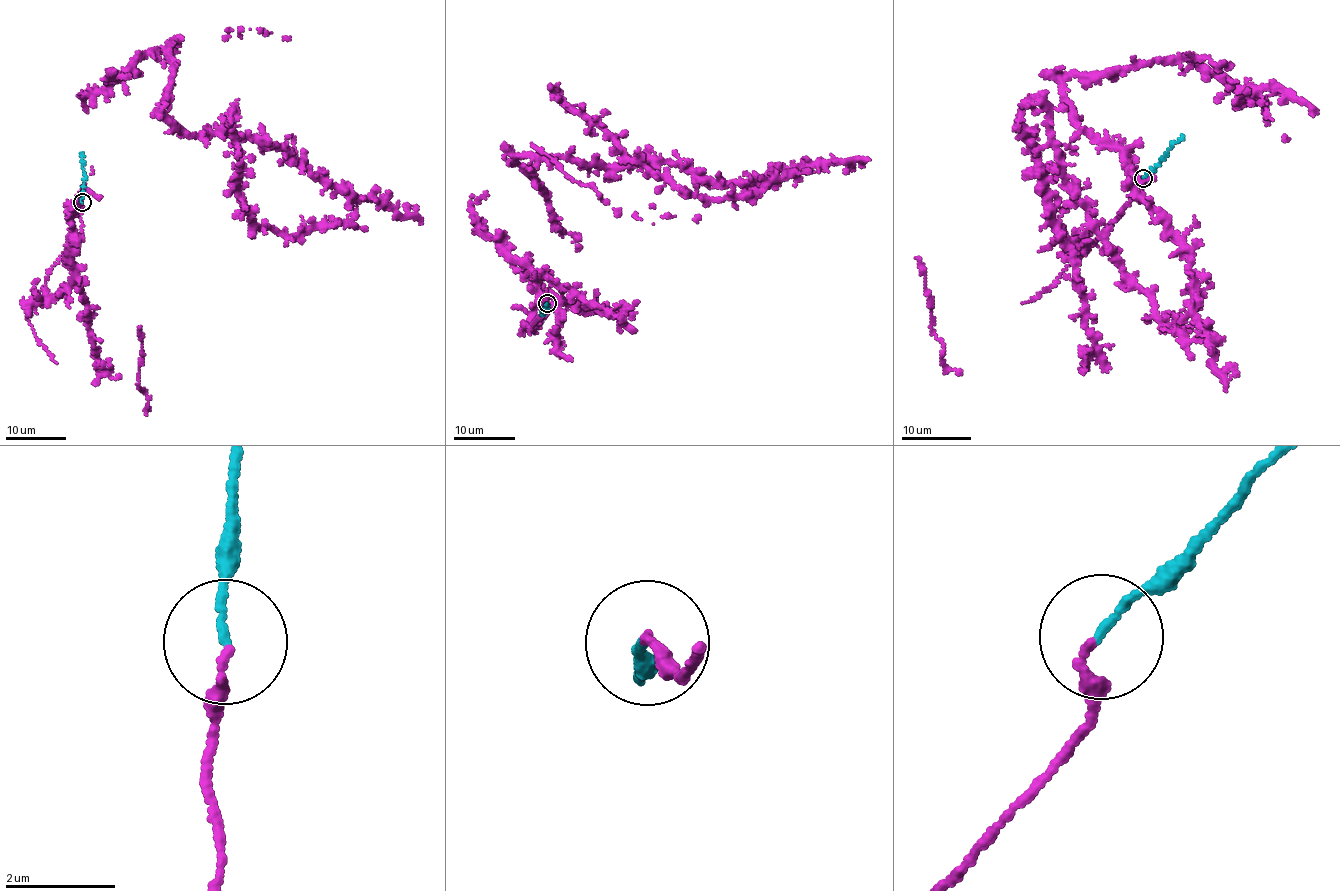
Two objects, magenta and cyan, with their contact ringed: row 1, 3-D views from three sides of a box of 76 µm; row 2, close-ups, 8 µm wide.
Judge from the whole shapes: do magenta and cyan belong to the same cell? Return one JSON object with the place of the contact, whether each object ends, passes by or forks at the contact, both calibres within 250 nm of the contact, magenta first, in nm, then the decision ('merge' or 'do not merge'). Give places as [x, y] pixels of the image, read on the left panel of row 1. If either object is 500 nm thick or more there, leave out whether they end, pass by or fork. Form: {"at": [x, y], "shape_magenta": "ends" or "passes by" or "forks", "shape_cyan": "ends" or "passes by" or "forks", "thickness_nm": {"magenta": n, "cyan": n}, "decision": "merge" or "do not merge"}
{"at": [82, 202], "shape_magenta": "ends", "shape_cyan": "ends", "thickness_nm": {"magenta": 140, "cyan": 140}, "decision": "merge"}

